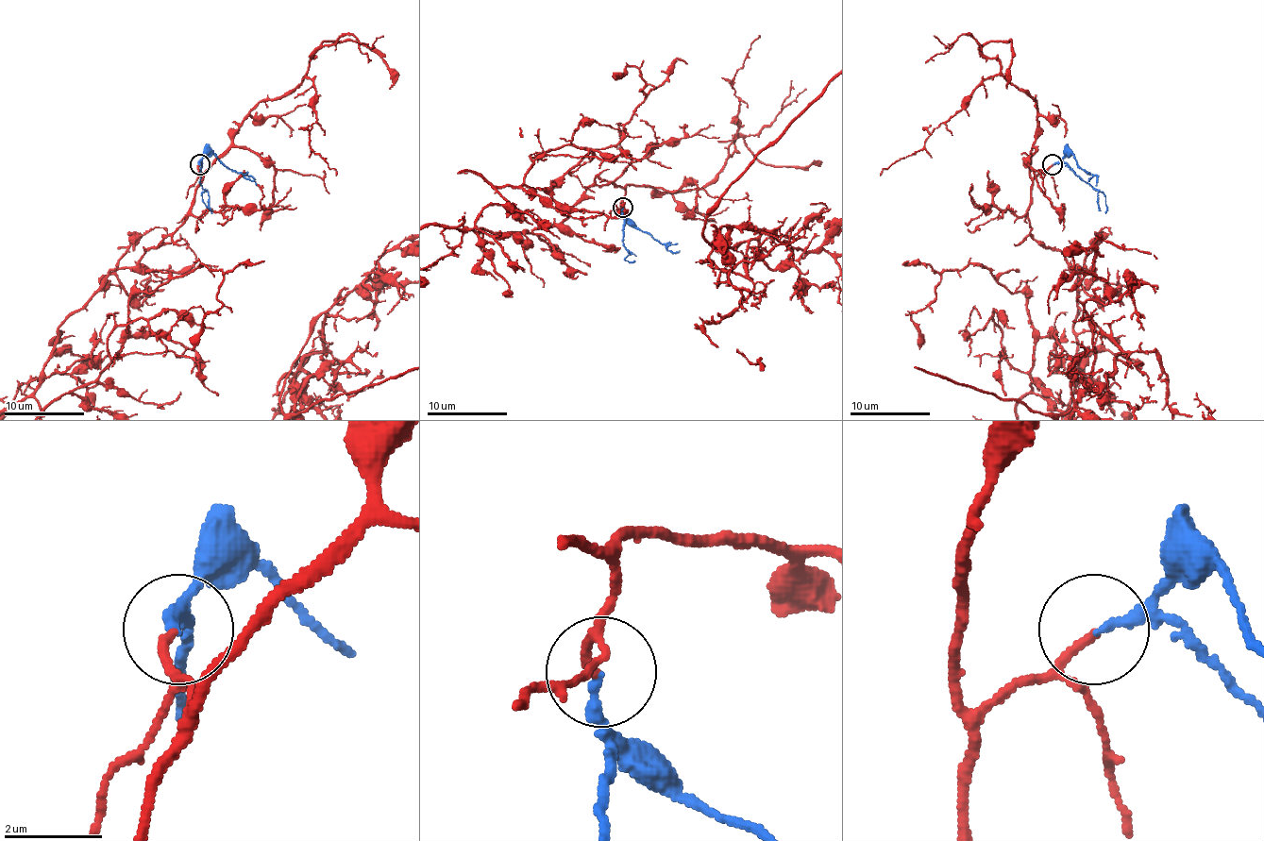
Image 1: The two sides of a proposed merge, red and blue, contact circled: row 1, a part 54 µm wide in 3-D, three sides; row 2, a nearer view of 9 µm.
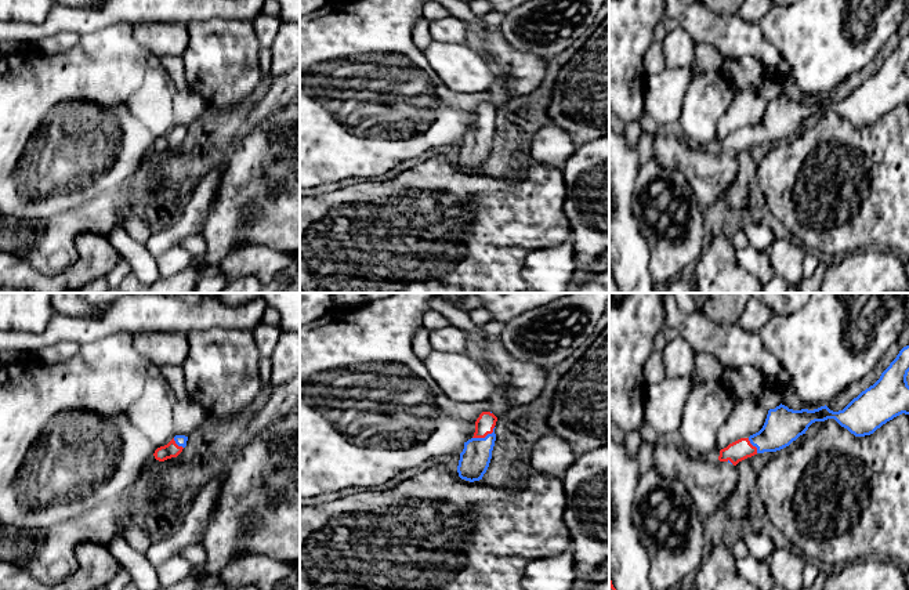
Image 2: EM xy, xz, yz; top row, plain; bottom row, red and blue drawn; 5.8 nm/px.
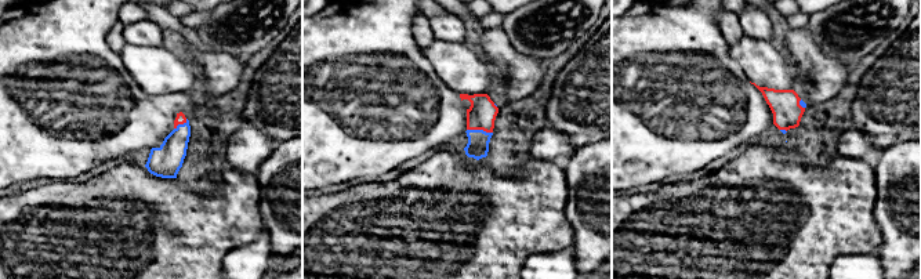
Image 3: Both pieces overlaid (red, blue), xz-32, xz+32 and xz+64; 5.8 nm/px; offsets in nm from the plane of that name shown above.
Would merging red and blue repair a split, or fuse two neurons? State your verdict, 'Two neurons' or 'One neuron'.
One neuron

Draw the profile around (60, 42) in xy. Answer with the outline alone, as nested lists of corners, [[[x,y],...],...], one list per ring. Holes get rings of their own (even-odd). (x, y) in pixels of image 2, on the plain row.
[[[58,32],[48,37],[43,37],[40,40],[29,43],[28,48],[32,51],[52,55],[75,47],[80,37],[80,35],[72,32]]]

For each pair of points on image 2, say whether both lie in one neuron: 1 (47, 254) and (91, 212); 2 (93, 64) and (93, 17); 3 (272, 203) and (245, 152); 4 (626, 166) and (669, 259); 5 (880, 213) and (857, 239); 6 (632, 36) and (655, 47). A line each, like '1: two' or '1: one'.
1: one
2: two
3: one
4: two
5: one
6: two

